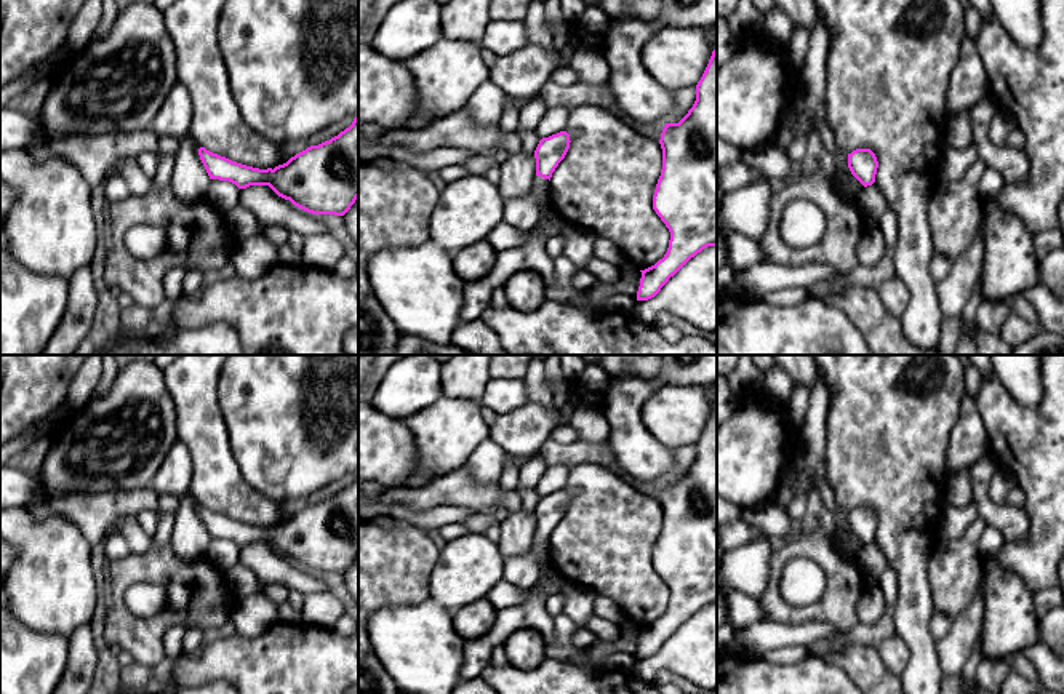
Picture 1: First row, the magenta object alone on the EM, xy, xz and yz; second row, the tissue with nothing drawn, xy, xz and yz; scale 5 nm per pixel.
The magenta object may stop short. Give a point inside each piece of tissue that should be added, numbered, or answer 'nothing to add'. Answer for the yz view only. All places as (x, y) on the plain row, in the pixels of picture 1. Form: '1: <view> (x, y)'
nothing to add

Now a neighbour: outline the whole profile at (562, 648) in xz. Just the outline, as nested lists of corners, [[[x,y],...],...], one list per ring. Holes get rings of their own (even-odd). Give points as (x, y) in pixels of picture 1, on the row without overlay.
[[[562,612],[555,616],[555,638],[550,644],[546,646],[546,656],[549,659],[557,659],[570,664],[578,660],[589,660],[592,664],[602,665],[605,656],[614,651],[637,654],[642,636],[642,630],[638,628],[629,640],[621,636],[614,643],[598,641],[597,644],[579,648],[573,641],[573,635],[576,630],[578,625],[566,614]]]

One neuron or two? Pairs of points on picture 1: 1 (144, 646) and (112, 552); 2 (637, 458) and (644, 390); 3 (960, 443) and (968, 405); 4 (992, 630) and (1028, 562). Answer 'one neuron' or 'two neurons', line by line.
1: two neurons
2: one neuron
3: one neuron
4: two neurons

